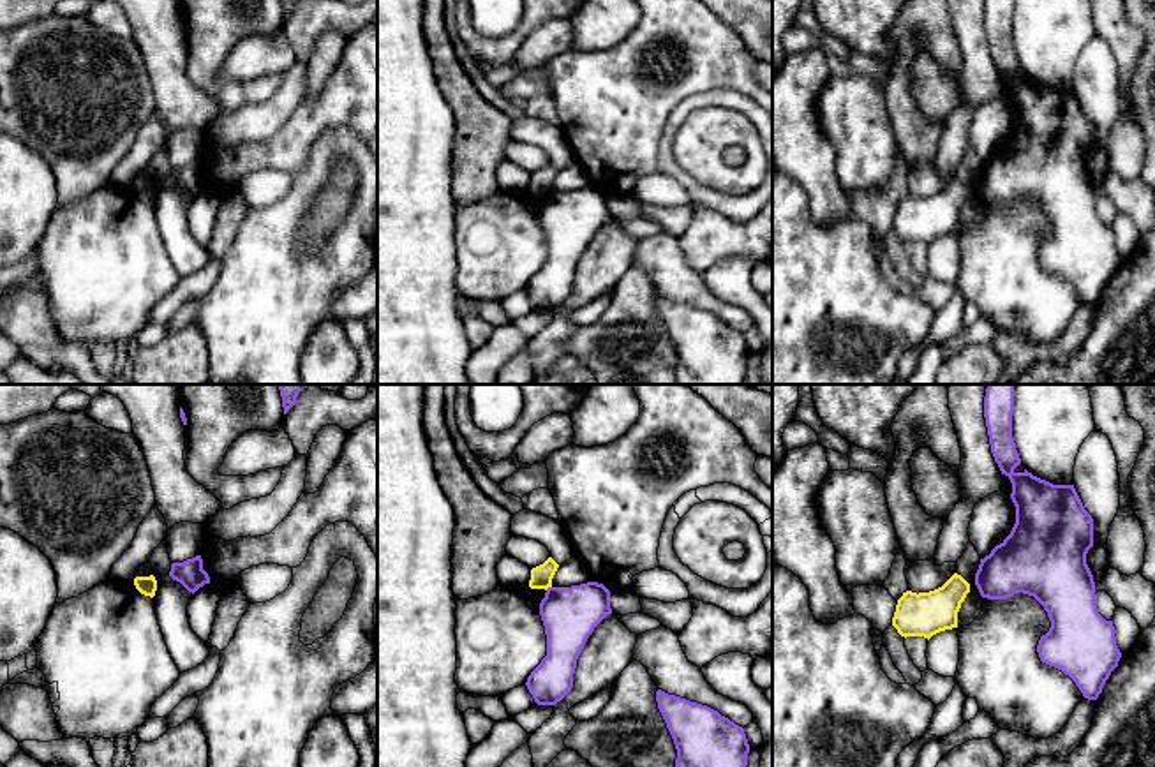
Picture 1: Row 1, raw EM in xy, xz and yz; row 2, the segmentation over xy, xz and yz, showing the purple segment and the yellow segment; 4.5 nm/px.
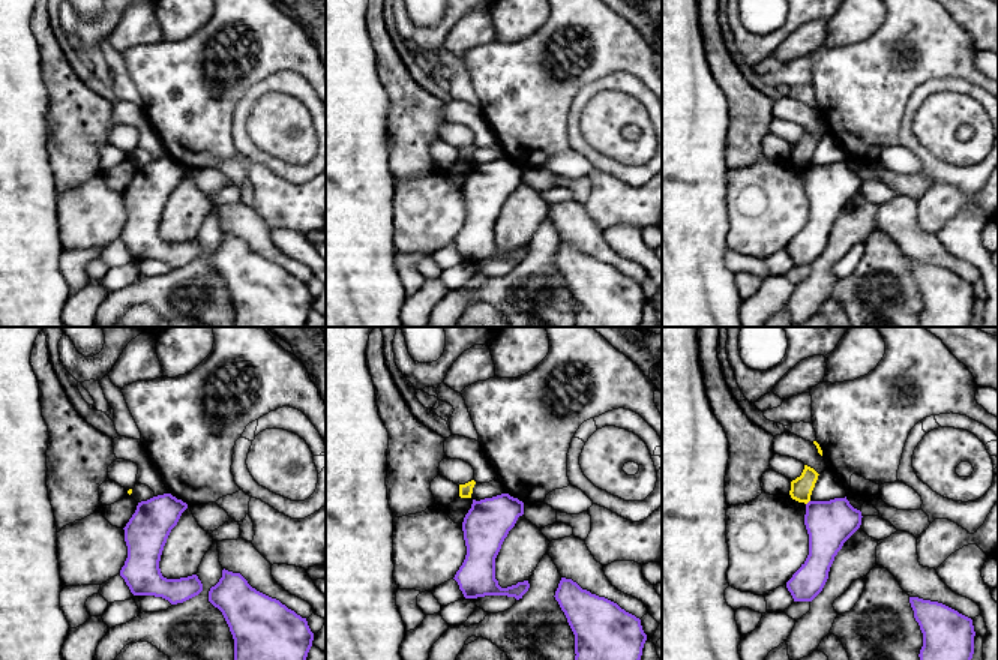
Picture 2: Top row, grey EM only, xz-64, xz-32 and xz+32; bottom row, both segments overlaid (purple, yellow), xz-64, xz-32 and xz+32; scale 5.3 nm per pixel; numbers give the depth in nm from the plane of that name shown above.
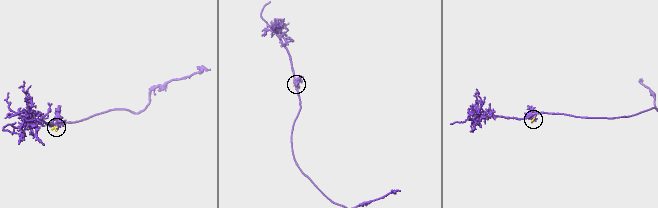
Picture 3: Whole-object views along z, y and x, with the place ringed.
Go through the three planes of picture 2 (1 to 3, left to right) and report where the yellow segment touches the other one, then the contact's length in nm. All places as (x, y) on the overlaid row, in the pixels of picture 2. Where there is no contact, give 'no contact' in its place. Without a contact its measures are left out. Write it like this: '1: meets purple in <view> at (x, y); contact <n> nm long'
1: no contact
2: no contact
3: meets purple in xz+32 at (808, 503); contact 40 nm long

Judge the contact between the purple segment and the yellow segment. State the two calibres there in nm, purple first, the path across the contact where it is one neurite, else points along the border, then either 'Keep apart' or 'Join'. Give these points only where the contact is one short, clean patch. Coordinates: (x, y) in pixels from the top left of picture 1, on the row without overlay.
Thickness 260 nm (purple) against 100 nm. Boundary: xz (551, 191), (545, 194). Keep apart

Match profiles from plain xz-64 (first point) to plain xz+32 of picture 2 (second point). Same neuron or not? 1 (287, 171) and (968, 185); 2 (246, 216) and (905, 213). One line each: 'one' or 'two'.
1: one
2: one

